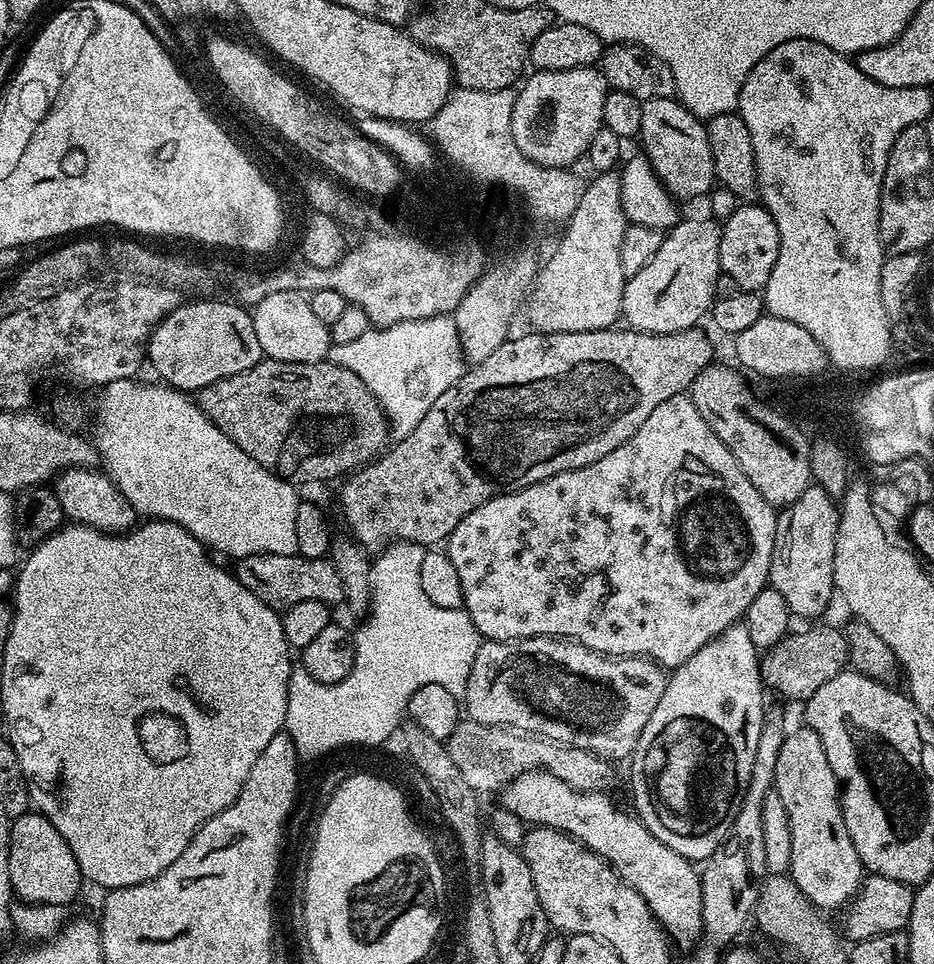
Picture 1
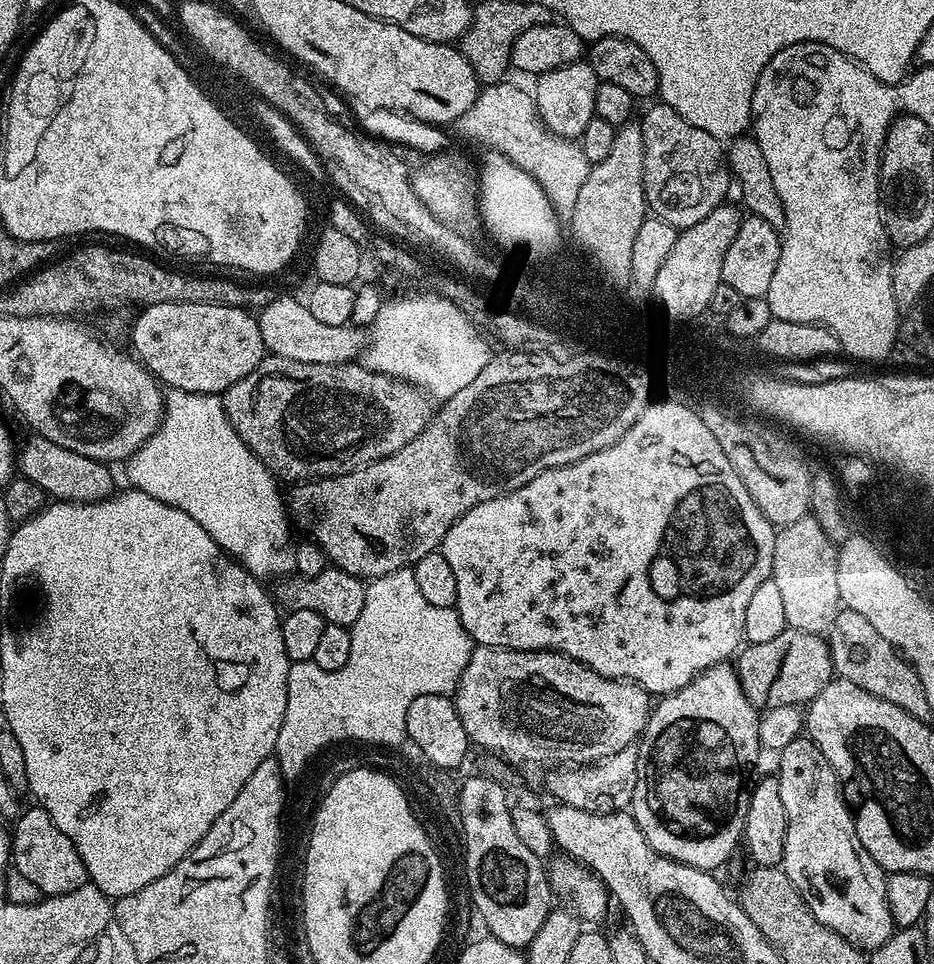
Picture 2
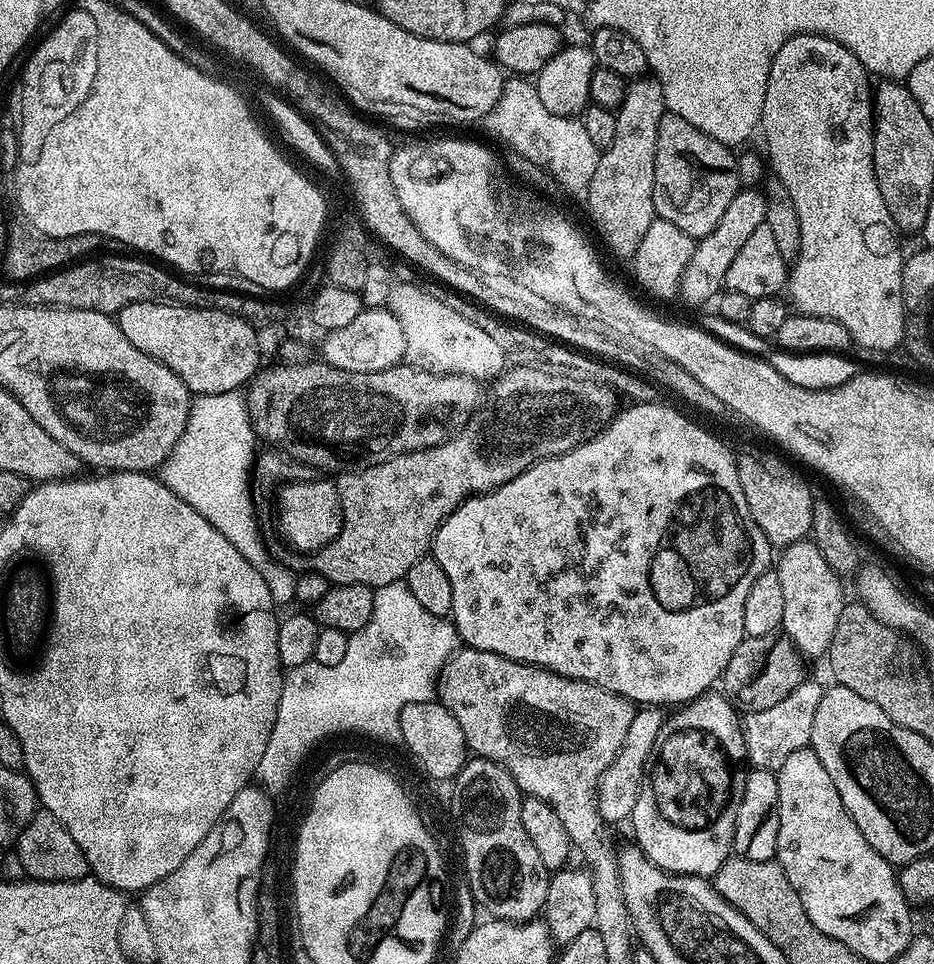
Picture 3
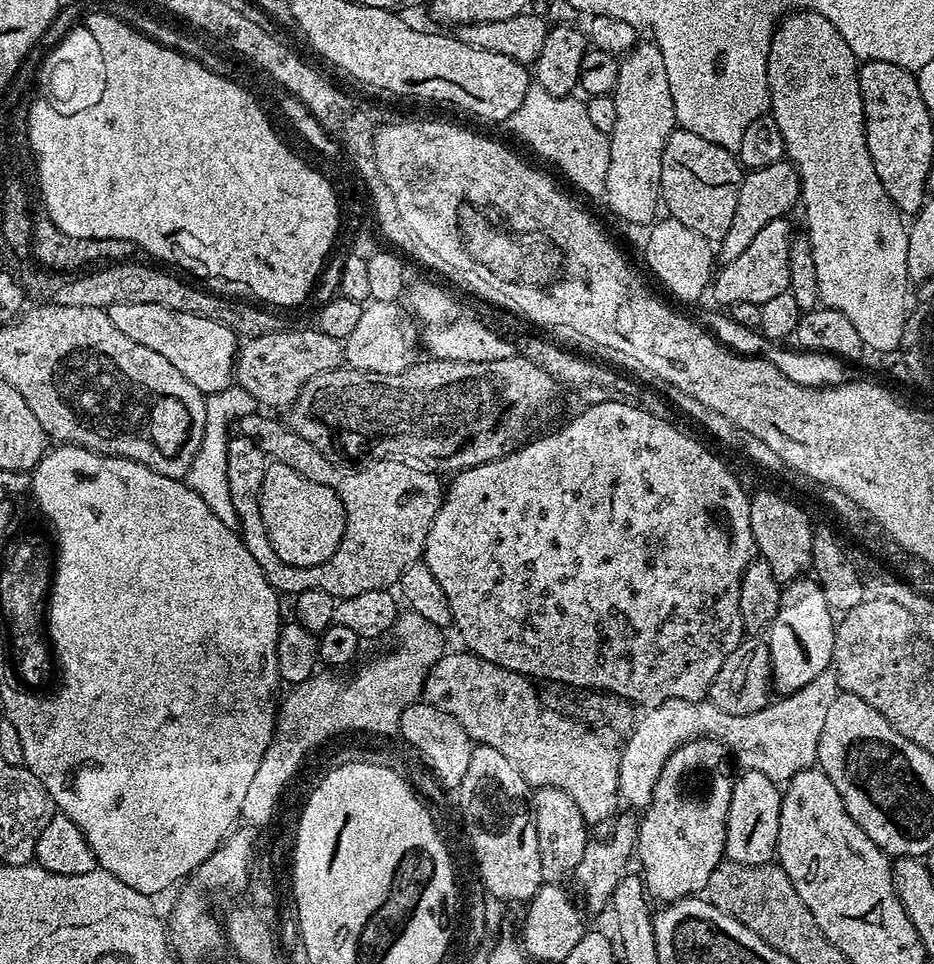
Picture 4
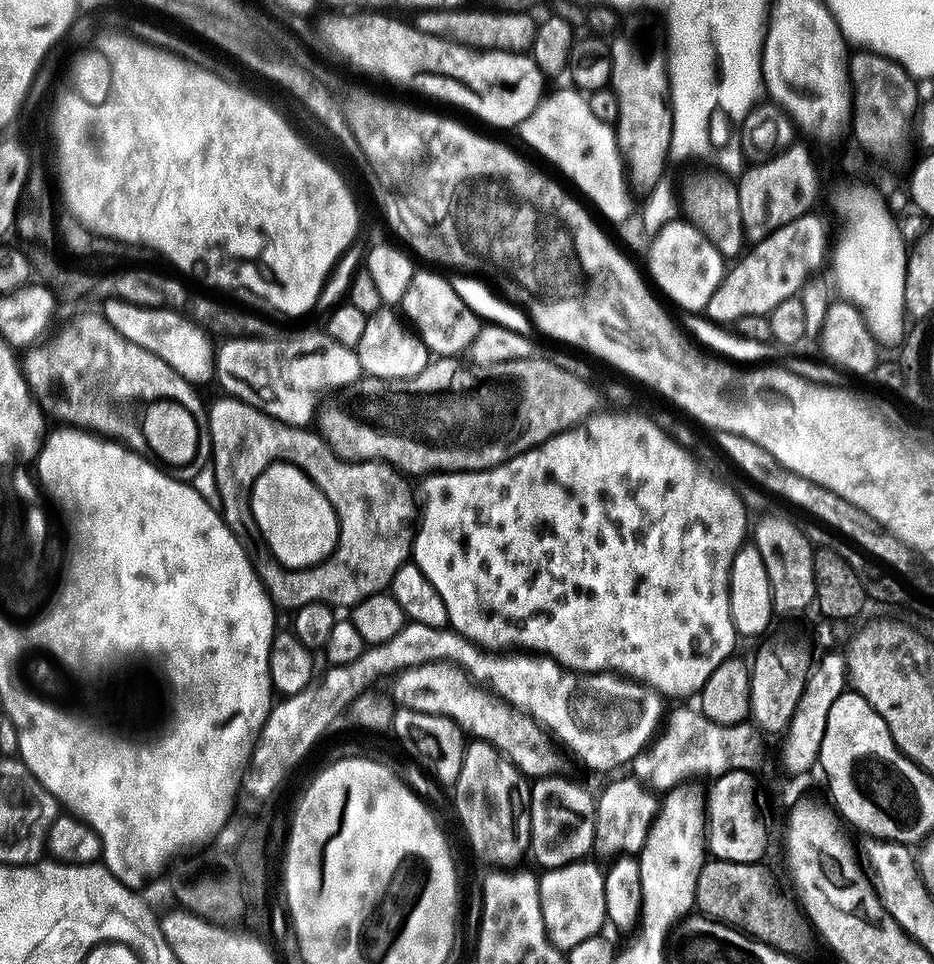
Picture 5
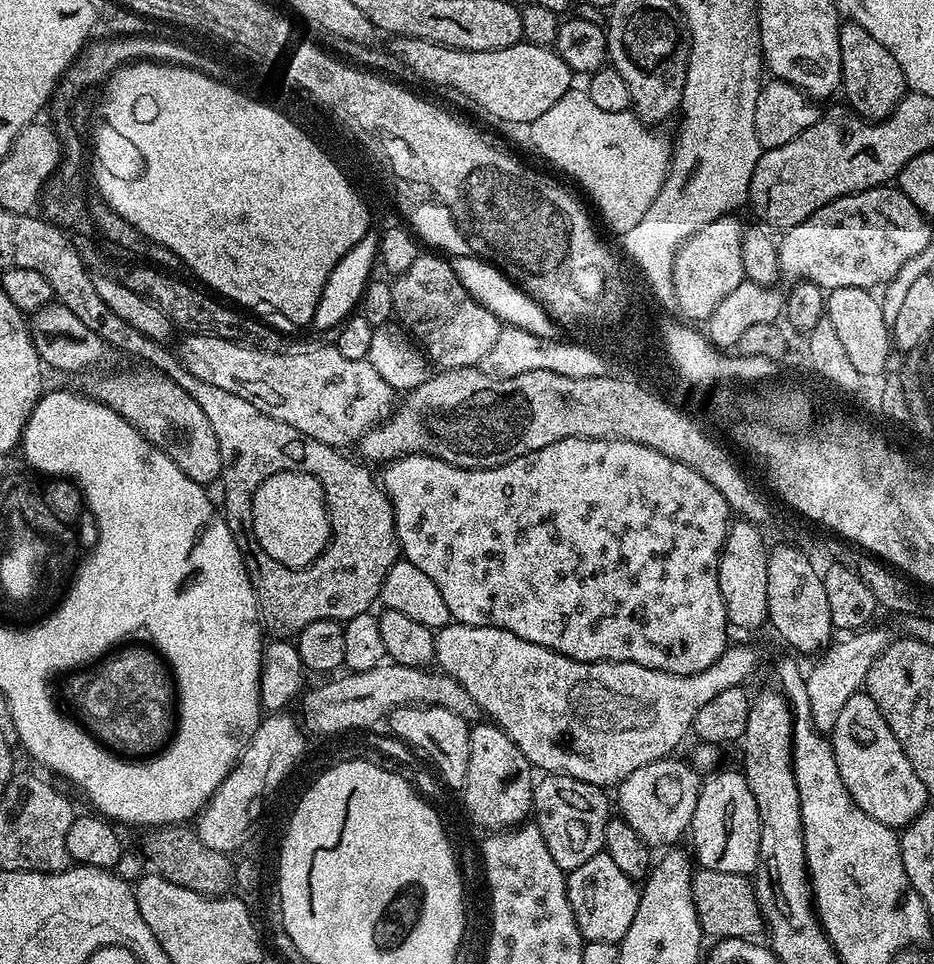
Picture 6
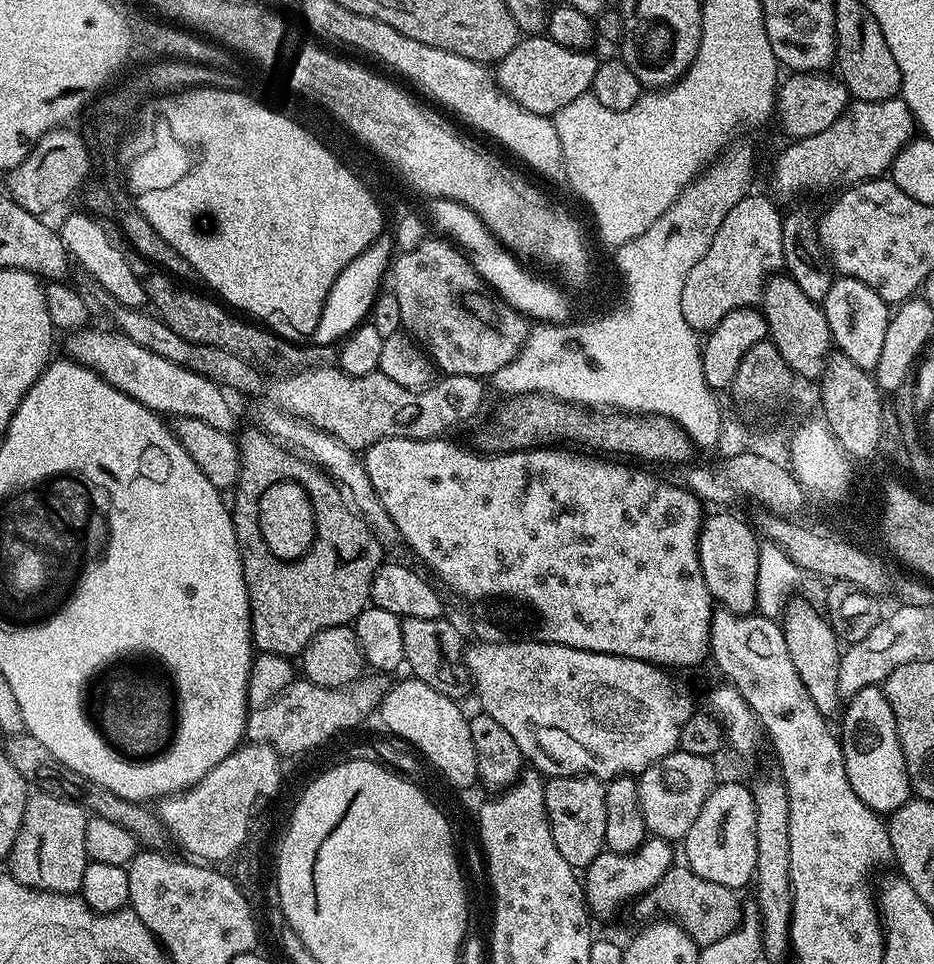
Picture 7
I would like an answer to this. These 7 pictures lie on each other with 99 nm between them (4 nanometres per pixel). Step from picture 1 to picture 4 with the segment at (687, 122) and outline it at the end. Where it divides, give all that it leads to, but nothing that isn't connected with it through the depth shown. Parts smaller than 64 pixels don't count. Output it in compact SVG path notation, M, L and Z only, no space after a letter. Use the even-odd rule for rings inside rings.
M677 127L668 136L668 141L664 144L664 149L662 150L662 174L660 175L660 198L663 207L668 207L667 215L671 219L682 222L682 226L686 226L690 230L694 230L698 234L702 234L702 238L706 238L709 242L720 242L723 241L726 230L730 230L730 222L734 222L734 210L738 206L738 190L740 189L740 184L745 178L745 173L742 171L740 161L729 149L718 146L714 142L710 142L706 138L702 138L698 134L694 134L690 130L685 128Z

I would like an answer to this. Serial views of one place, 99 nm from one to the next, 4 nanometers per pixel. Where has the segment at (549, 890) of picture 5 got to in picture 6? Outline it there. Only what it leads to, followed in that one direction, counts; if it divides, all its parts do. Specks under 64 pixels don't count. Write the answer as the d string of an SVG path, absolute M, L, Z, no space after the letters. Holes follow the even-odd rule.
M601 850L590 858L590 862L582 862L572 872L567 873L568 901L574 910L576 925L585 941L601 940L611 944L619 944L620 939L630 930L630 922L634 922L634 914L638 914L640 888L614 863L610 854Z

